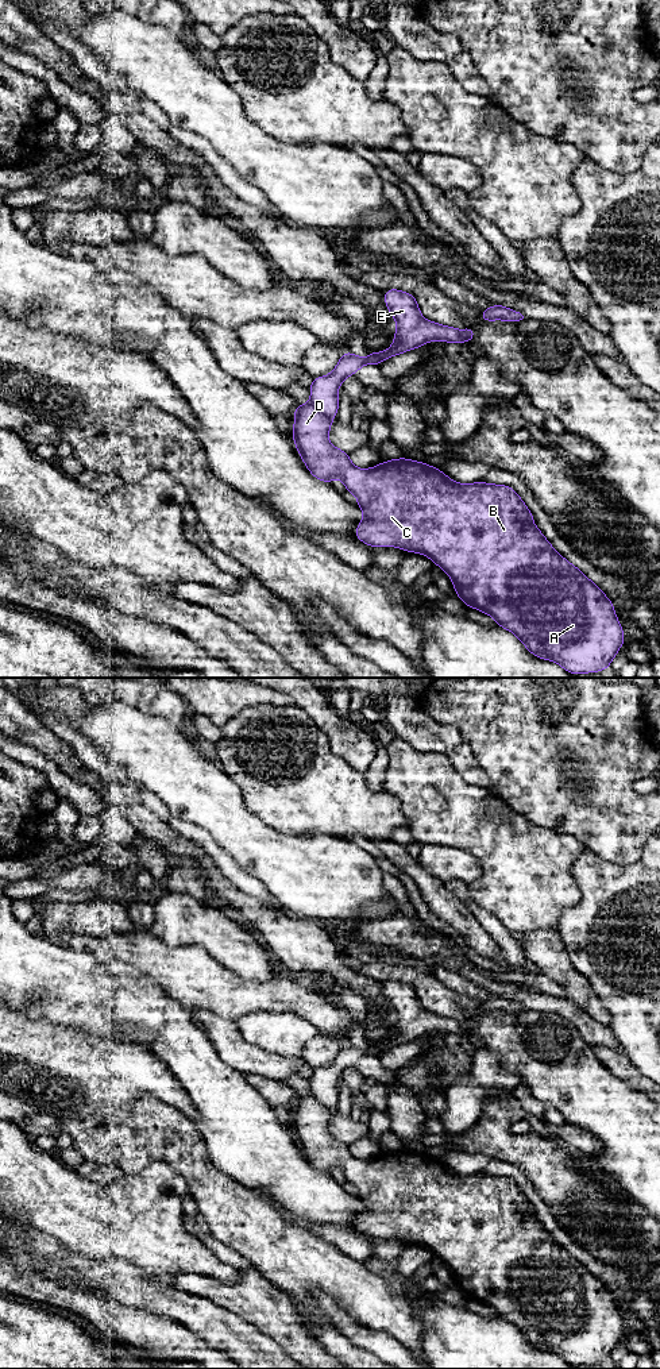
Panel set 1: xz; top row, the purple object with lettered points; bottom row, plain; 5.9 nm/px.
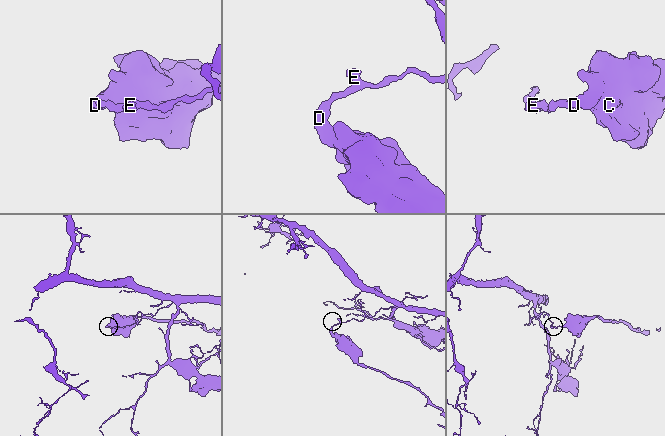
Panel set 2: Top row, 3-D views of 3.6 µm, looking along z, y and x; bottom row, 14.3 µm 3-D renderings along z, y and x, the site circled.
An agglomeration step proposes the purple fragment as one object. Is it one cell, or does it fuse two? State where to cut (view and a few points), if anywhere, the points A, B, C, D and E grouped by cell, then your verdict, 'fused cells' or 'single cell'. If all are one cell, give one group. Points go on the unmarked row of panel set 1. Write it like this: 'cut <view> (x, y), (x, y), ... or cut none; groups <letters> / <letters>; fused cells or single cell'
cut xz (311, 1094), (330, 1110); groups A B C D / E; fused cells

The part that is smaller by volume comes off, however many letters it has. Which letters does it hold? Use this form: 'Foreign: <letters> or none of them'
Foreign: A, B, C, D

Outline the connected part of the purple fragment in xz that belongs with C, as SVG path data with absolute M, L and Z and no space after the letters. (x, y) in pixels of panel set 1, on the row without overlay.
M312 1094L297 1096L293 1131L314 1169L327 1175L340 1169L346 1181L356 1187L358 1198L364 1204L364 1211L355 1220L362 1234L371 1238L400 1238L406 1243L427 1246L449 1266L456 1287L468 1299L494 1308L497 1316L513 1323L539 1350L556 1353L574 1366L610 1360L610 1353L625 1334L613 1293L579 1260L552 1239L541 1222L533 1216L533 1206L514 1180L485 1173L456 1175L441 1161L406 1149L360 1161L351 1154L350 1145L328 1133L332 1114Z

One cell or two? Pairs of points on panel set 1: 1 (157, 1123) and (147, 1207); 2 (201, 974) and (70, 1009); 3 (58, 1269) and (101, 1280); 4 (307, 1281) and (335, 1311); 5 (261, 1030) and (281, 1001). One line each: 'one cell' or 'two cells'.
1: two cells
2: two cells
3: two cells
4: two cells
5: two cells

